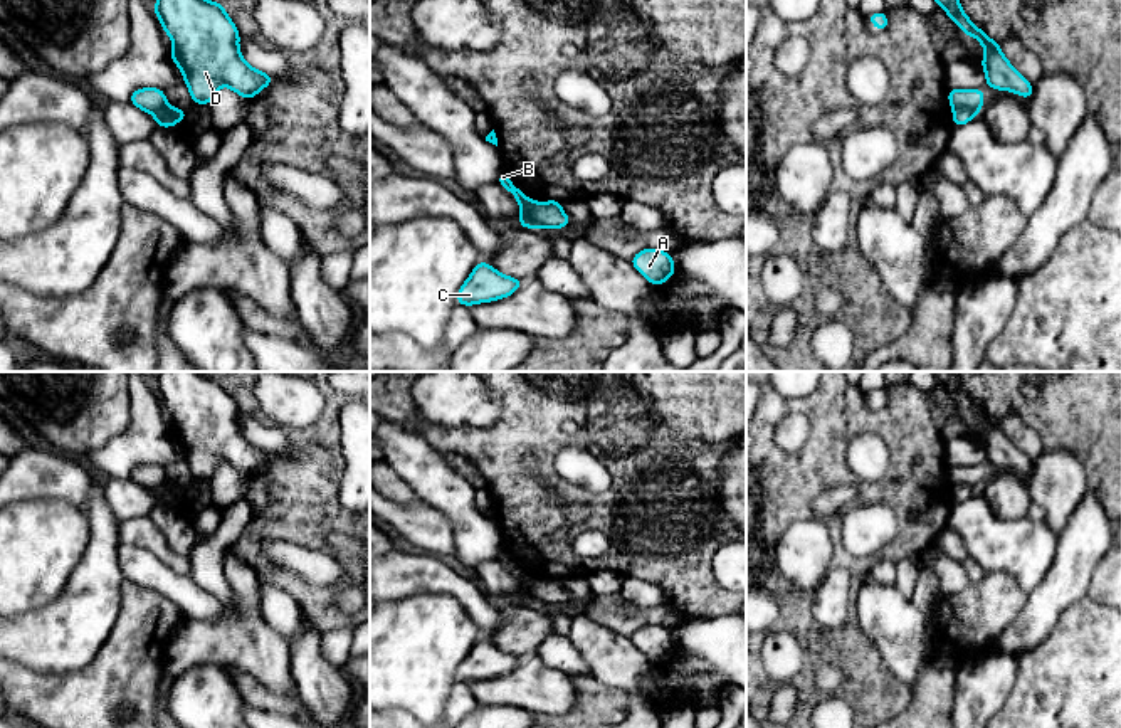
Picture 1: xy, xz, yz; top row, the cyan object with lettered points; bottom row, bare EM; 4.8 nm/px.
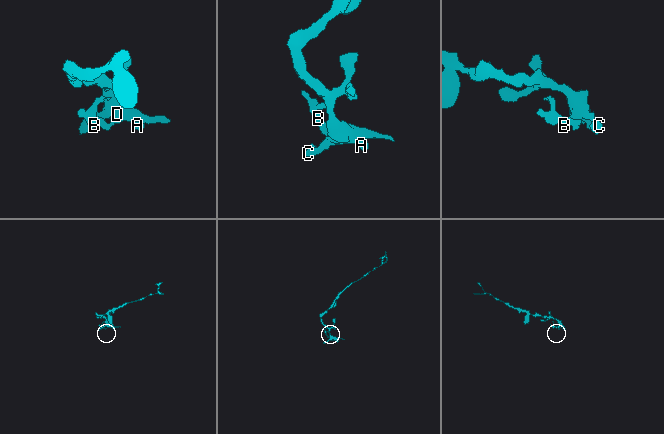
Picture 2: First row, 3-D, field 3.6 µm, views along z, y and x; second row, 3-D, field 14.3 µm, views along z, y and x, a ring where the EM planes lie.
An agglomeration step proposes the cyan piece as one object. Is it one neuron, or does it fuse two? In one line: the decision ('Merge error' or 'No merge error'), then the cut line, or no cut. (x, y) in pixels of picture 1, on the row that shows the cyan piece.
Merge error. Split along xz (533, 202), (531, 217), (540, 227)

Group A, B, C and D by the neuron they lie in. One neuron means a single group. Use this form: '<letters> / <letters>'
A C D / B

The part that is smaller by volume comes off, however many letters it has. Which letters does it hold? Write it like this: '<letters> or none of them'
B

